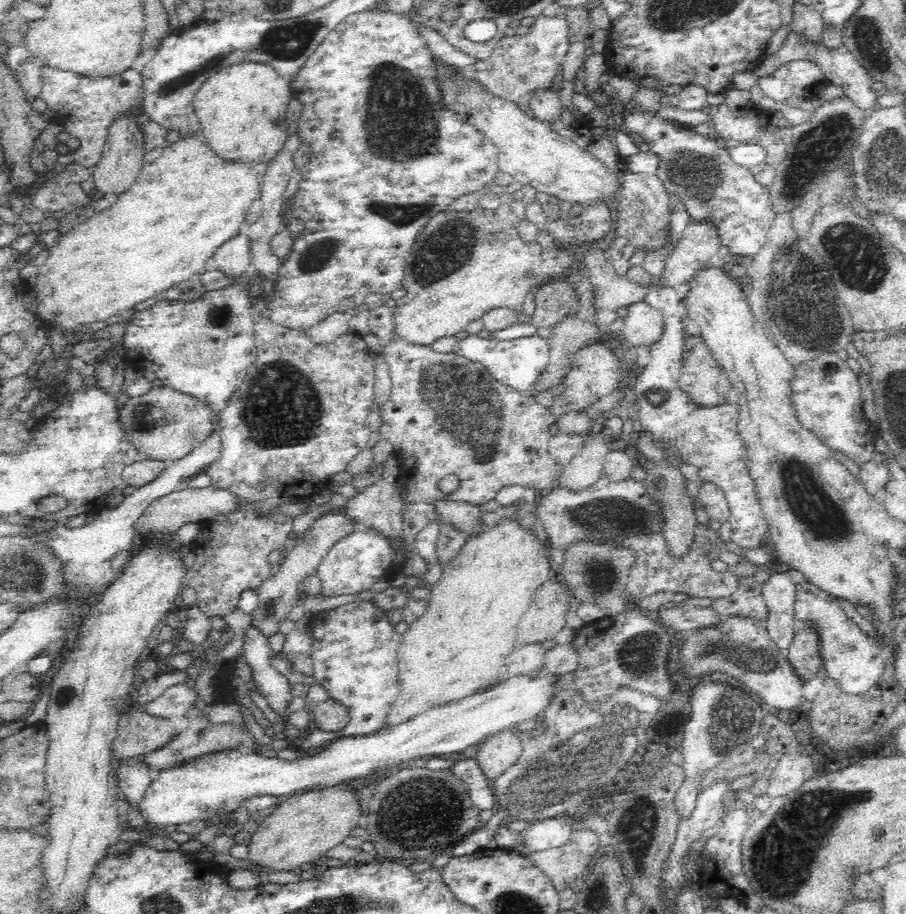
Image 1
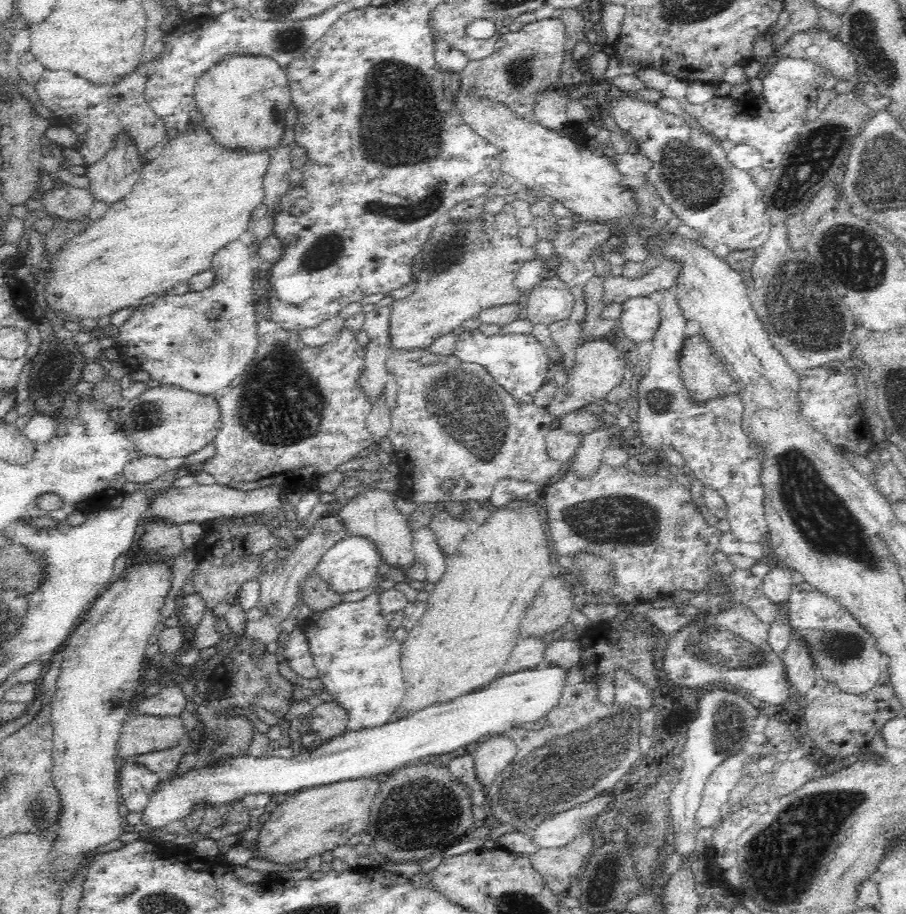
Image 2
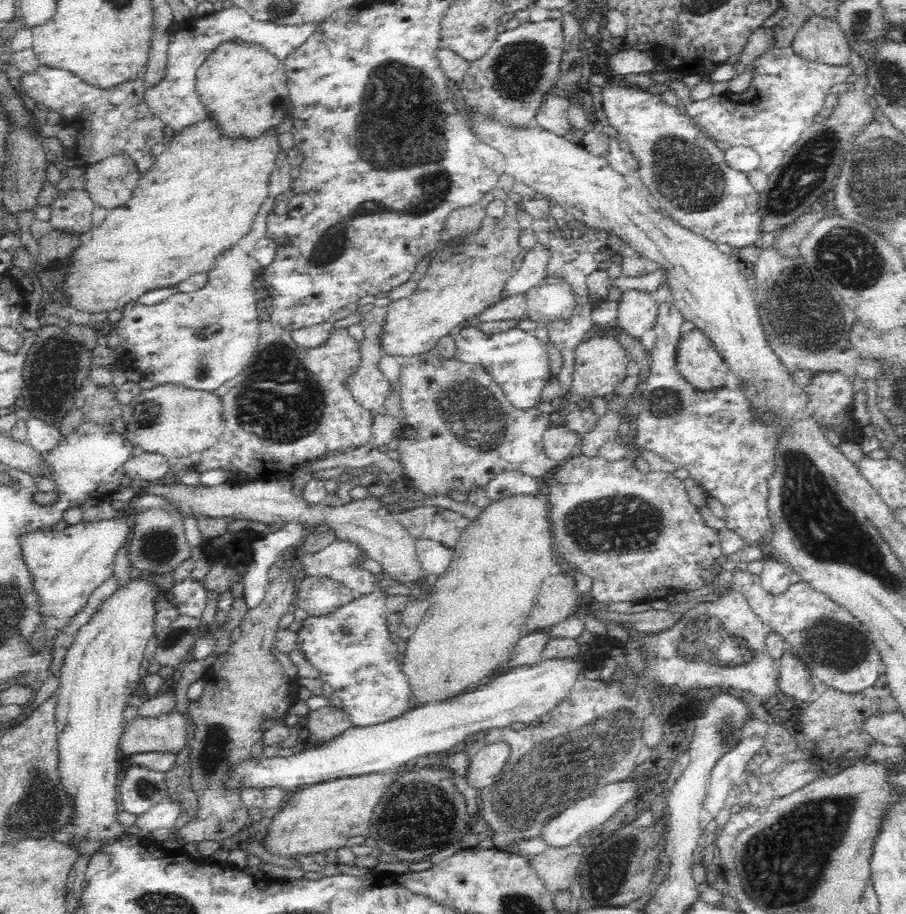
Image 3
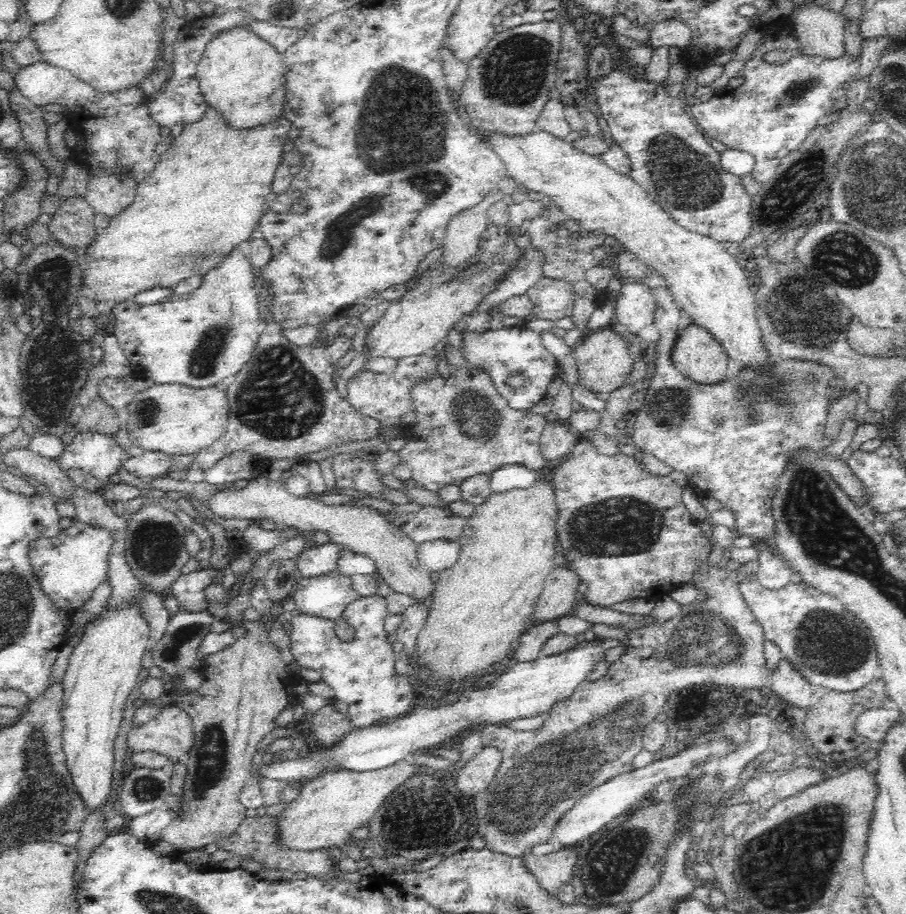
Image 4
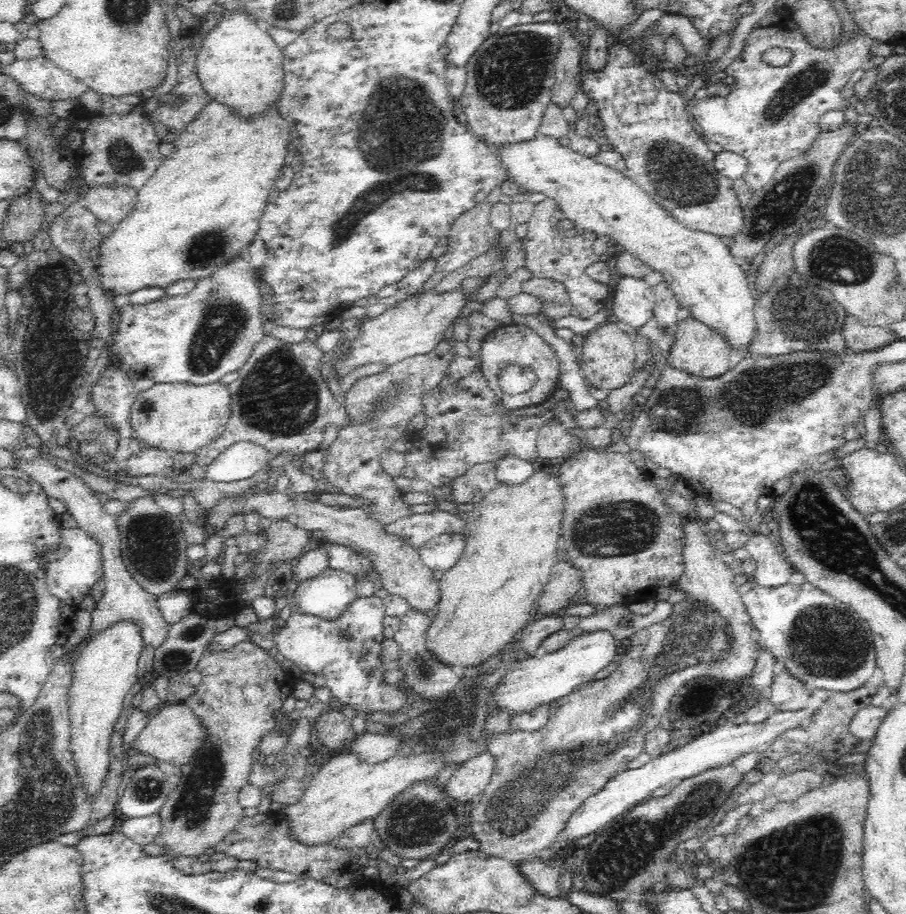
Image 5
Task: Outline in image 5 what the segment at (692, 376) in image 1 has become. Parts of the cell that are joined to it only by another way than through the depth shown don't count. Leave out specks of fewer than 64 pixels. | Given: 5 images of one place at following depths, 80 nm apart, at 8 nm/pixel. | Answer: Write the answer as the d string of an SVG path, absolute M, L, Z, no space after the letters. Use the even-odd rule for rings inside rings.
M691 316L678 322L674 329L674 341L666 358L671 368L676 368L705 380L715 380L726 372L729 372L730 347L725 338L708 328L705 324L698 322Z

